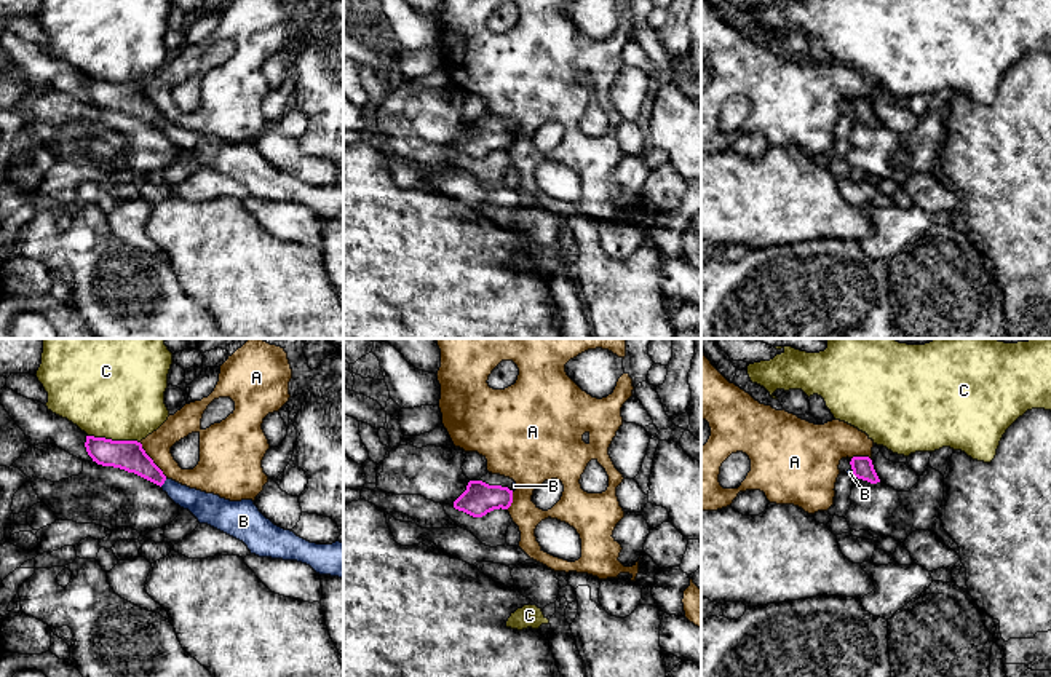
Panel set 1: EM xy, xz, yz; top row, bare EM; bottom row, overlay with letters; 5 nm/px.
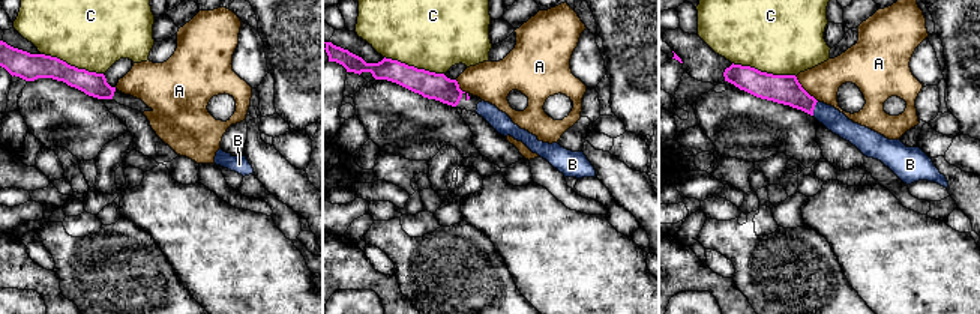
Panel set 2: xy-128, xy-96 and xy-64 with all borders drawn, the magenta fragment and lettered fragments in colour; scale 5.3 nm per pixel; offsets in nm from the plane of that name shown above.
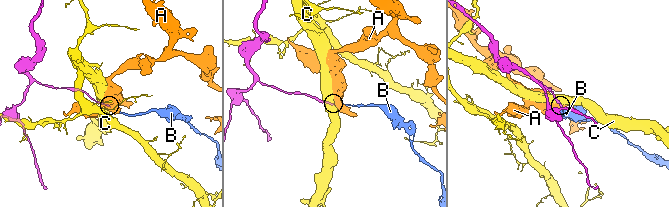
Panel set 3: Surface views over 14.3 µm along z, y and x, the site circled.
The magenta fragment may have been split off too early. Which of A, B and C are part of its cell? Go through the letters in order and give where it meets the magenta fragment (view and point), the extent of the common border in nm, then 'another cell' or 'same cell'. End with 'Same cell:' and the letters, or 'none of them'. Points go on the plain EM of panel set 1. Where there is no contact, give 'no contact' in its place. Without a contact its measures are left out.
A: xy (152, 102) | 220 nm | another cell
B: xy (163, 125) | 60 nm | same cell
C: xy (114, 83) | 260 nm | another cell
Same cell: B

